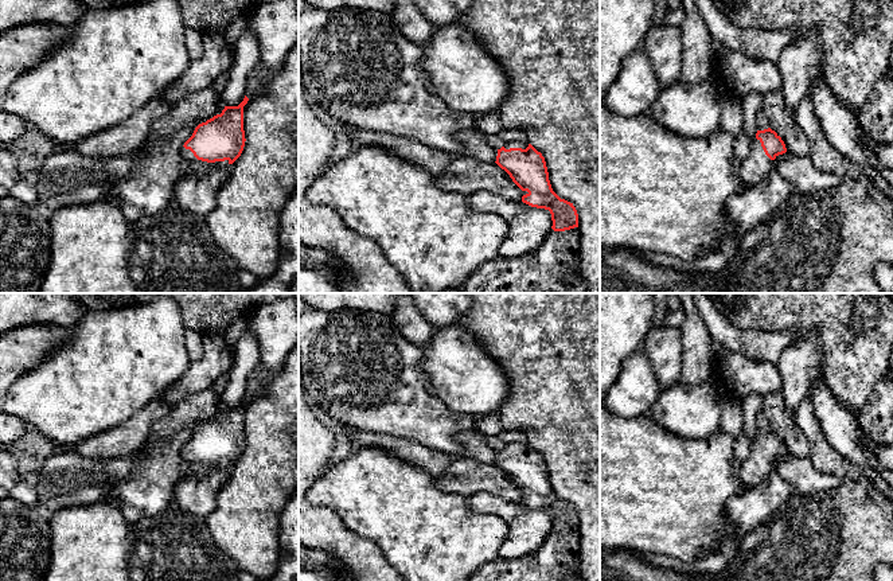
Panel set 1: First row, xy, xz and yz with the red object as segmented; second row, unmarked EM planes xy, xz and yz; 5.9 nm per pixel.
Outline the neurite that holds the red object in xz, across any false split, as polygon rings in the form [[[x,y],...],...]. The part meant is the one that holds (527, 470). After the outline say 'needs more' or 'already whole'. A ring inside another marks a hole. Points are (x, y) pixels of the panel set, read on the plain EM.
[[[512,442],[498,451],[495,463],[527,495],[522,503],[549,511],[553,527],[539,549],[516,561],[496,557],[467,581],[582,581],[578,515],[551,490],[545,459],[531,445]]] | needs more

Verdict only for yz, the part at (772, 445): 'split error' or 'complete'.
split error

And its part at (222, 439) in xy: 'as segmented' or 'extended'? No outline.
extended

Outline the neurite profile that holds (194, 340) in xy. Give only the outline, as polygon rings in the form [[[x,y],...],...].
[[[186,331],[186,348],[192,362],[199,360],[203,356],[203,335],[199,332]]]

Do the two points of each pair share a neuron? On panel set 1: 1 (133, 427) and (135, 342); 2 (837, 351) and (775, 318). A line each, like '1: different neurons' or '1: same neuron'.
1: different neurons
2: same neuron

